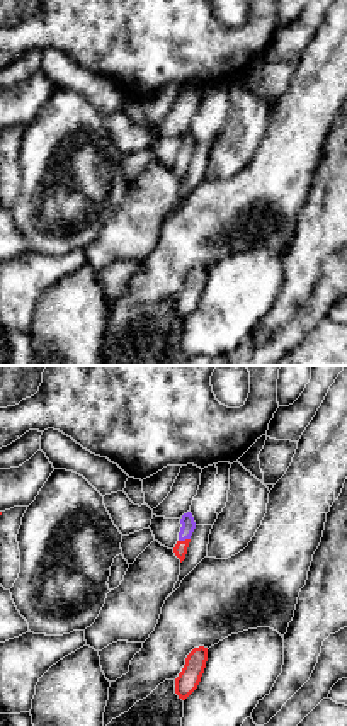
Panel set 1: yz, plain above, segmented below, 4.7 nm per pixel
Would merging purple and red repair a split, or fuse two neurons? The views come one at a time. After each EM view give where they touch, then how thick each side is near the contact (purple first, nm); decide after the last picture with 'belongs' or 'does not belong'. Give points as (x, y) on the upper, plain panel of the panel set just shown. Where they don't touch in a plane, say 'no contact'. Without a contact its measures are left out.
(184, 158) | 70/60 nm

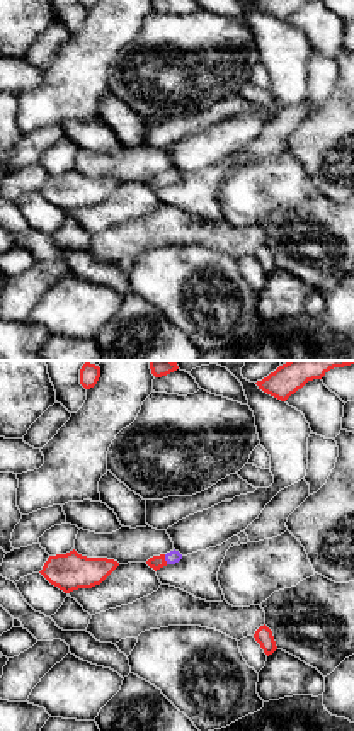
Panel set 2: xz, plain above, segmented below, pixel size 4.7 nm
(165, 179) | 70/60 nm

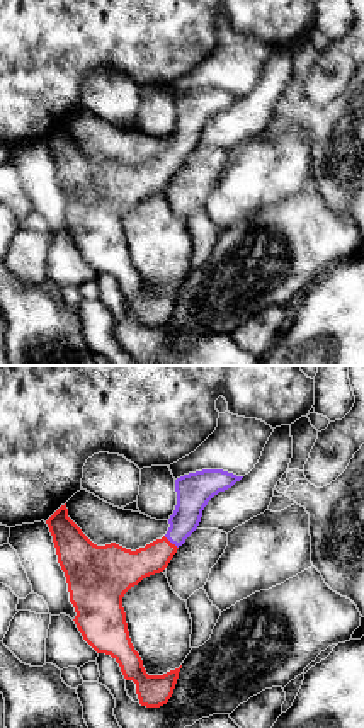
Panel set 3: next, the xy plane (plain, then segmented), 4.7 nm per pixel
(170, 160) | 160/180 nm

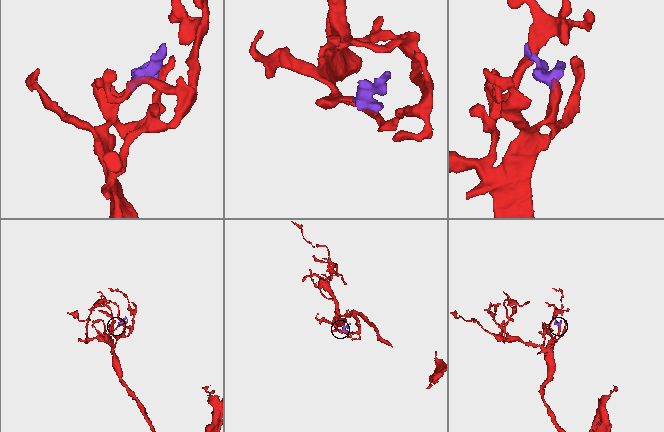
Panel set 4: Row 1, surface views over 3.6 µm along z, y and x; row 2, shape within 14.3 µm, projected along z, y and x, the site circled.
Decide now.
belongs

